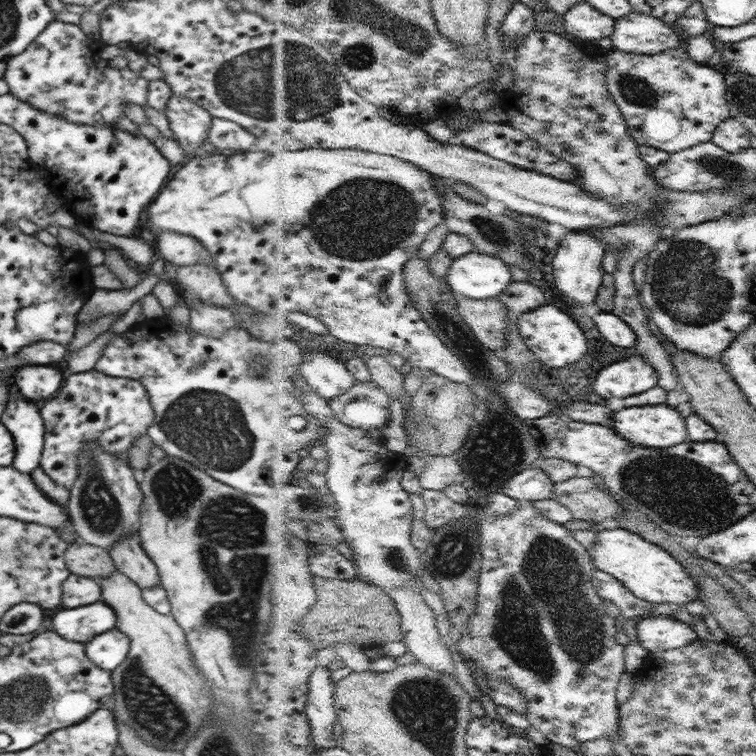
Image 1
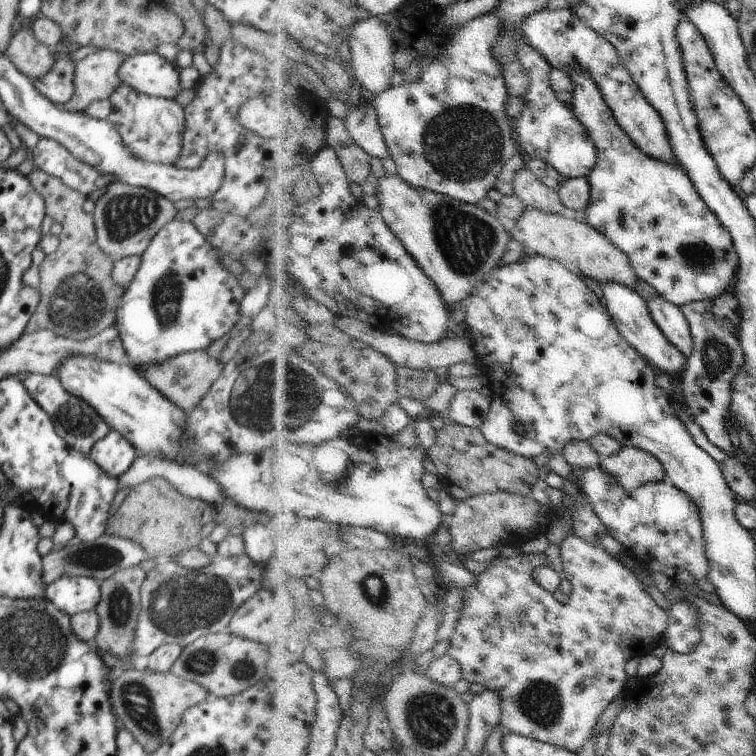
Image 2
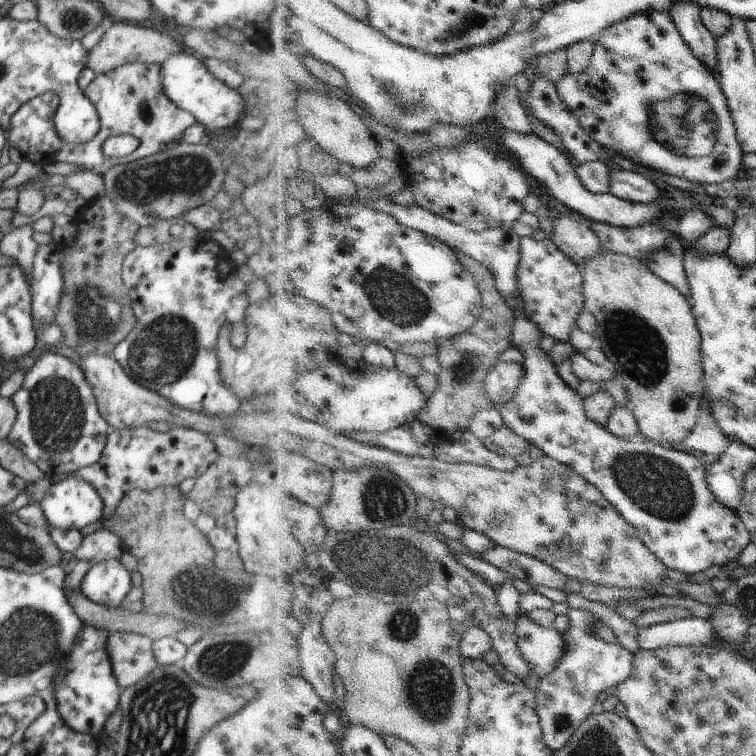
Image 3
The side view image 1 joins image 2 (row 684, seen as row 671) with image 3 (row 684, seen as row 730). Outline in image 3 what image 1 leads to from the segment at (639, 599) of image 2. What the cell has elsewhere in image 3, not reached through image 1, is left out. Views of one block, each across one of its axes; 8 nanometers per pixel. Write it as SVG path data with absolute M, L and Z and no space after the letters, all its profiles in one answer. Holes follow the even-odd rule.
M572 610L571 628L564 632L569 647L562 664L537 688L539 696L538 712L545 729L545 741L555 752L568 746L582 725L598 712L598 696L610 688L618 688L633 674L636 653L623 644L608 642L590 633L590 622L596 621L592 613Z

